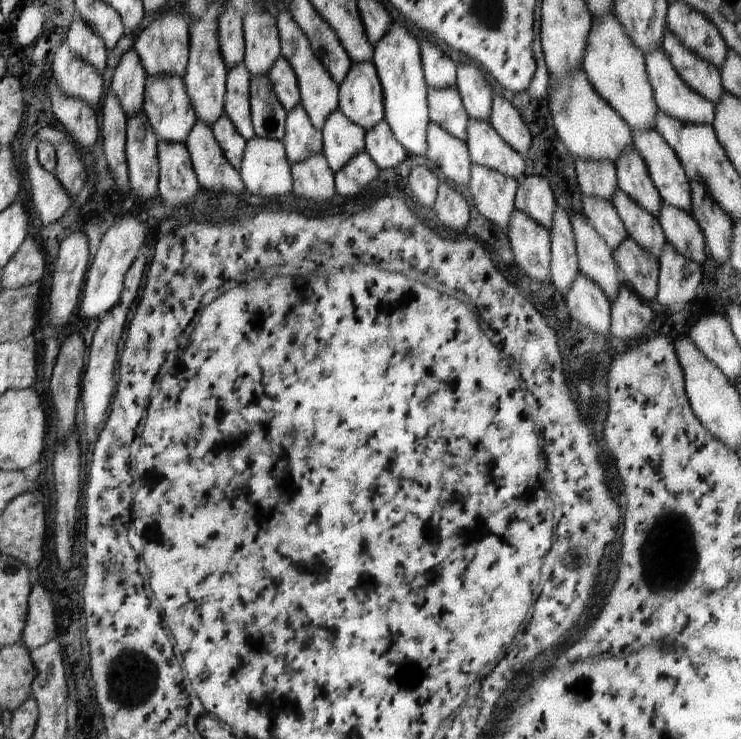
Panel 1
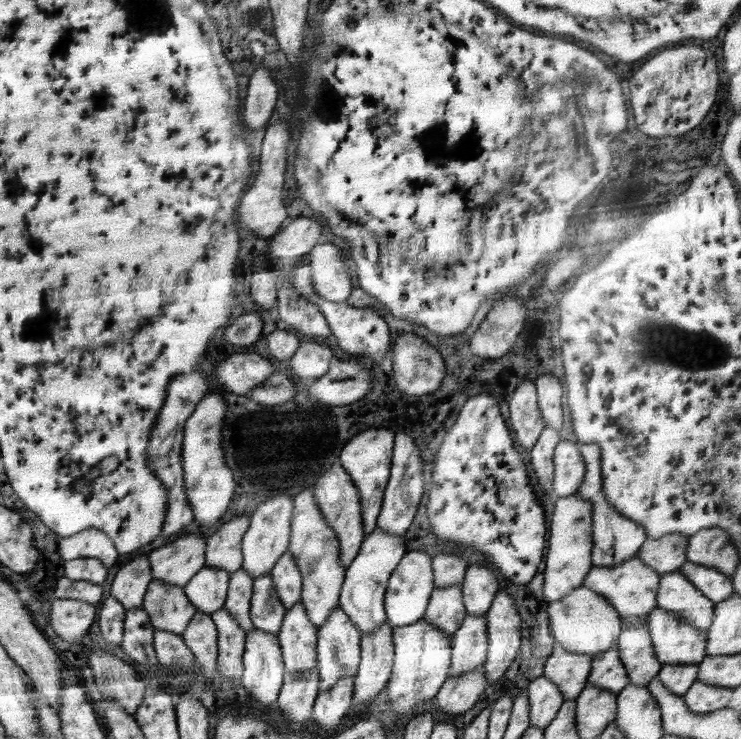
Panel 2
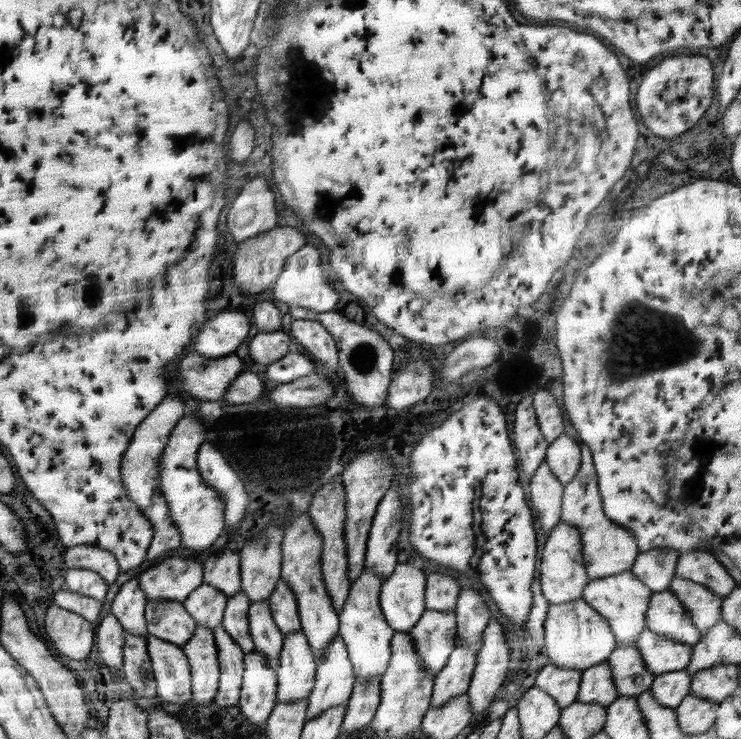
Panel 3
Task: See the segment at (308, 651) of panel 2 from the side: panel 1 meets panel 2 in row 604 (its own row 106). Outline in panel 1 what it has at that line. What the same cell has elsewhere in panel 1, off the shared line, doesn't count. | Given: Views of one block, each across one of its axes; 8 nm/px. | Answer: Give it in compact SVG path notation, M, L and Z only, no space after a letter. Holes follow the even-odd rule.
M298 103L286 117L283 138L285 153L290 164L308 159L323 149L323 136L310 120L305 108Z

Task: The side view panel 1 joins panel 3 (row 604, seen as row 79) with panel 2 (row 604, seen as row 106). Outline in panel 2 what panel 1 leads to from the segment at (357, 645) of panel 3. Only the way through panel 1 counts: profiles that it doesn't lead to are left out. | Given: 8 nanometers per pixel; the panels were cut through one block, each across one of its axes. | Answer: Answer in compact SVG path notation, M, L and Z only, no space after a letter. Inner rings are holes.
M376 527L367 534L352 564L345 570L339 606L362 635L377 631L382 628L381 624L387 621L384 597L392 571L407 552L404 541L404 536L390 535Z

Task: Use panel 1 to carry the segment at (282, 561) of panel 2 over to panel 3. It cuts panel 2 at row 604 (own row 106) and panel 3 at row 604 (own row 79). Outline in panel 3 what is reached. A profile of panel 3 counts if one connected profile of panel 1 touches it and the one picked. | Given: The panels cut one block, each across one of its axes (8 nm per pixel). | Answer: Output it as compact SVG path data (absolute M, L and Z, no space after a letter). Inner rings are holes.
M278 580L274 592L270 594L268 600L270 612L272 612L272 620L274 620L278 630L282 632L284 638L294 634L294 632L300 632L301 623L298 616L296 596L286 586L284 580Z

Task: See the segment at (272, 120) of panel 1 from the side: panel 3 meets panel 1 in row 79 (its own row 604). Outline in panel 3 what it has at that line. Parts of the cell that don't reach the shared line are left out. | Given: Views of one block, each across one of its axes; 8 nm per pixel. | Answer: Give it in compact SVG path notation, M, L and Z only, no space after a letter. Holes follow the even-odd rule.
M269 600L252 602L249 605L248 620L250 636L254 642L255 650L264 654L268 668L278 670L280 664L279 654L284 644L284 636L272 620Z

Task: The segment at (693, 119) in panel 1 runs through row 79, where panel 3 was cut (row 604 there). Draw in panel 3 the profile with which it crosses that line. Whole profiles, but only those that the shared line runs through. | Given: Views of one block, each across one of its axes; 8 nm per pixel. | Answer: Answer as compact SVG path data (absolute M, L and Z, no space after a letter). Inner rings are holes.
M669 589L653 592L645 616L645 629L660 634L666 640L693 646L701 638L686 608Z

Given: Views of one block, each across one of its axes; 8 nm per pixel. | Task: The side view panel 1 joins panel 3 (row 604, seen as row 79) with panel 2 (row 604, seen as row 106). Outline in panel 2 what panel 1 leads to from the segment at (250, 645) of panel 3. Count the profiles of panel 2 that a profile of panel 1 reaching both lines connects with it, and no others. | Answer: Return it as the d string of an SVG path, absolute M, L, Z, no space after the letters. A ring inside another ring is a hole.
M240 567L229 576L227 597L222 608L226 609L247 633L254 630L250 618L253 578Z

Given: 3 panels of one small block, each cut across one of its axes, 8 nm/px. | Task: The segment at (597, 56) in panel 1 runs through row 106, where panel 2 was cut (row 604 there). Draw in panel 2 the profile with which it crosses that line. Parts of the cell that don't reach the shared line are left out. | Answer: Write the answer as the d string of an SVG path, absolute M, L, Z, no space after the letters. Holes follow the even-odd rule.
M638 556L613 567L592 567L585 576L583 585L591 591L605 596L621 616L624 623L634 626L647 622L650 611L657 607L657 592L661 575L642 562Z

